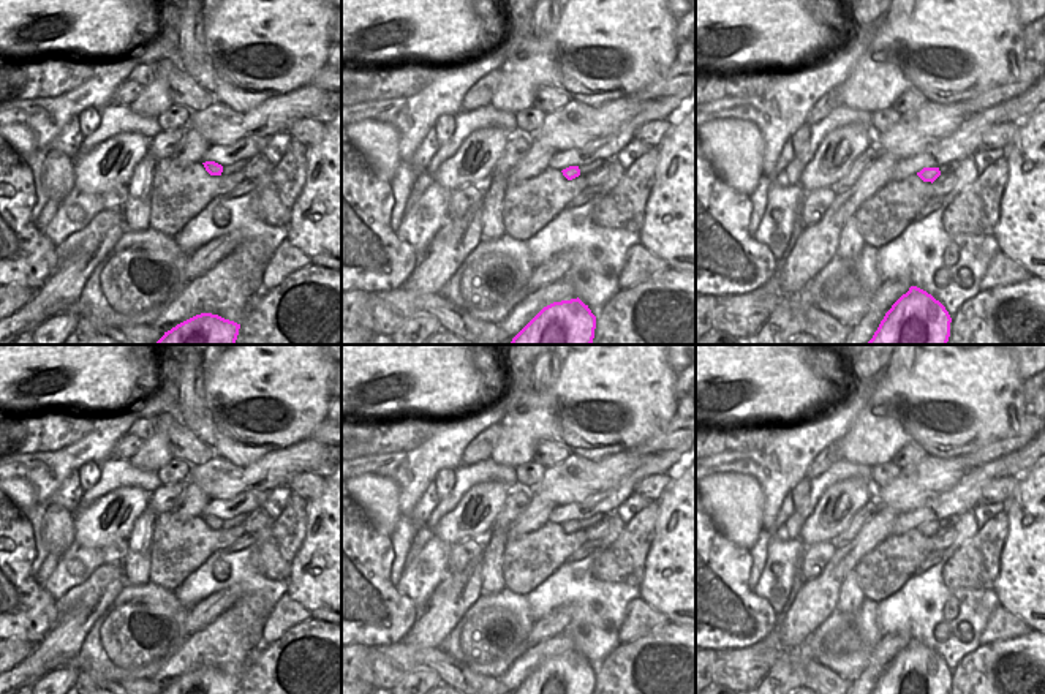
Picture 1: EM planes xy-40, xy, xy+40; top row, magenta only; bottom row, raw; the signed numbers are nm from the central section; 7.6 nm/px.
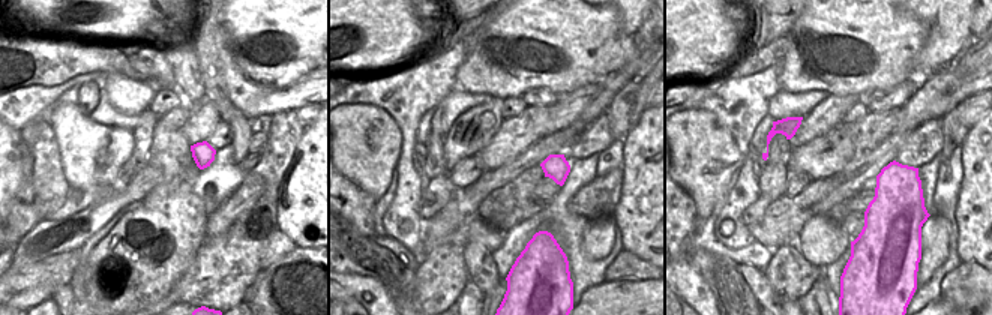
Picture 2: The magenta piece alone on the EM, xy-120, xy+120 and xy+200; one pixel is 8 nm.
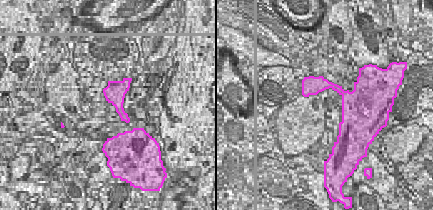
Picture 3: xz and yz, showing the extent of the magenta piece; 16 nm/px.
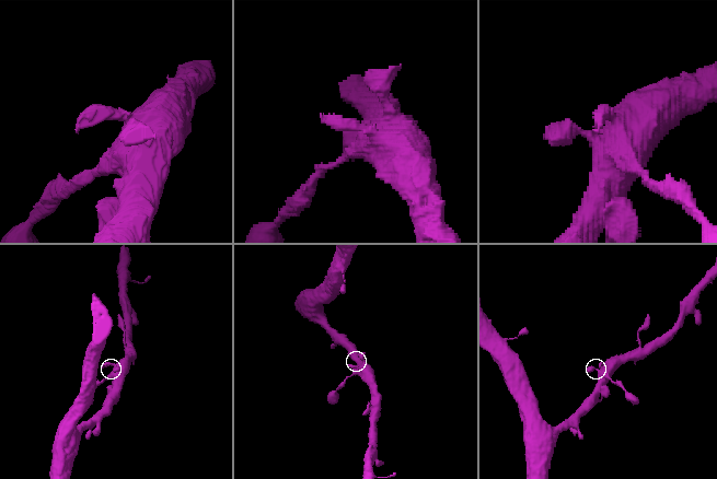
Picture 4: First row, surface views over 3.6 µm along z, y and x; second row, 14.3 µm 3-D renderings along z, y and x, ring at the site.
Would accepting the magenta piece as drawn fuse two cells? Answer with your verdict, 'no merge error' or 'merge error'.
no merge error

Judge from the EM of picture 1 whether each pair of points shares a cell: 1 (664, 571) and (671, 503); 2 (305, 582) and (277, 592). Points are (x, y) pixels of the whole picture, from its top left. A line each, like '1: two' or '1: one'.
1: one
2: two

